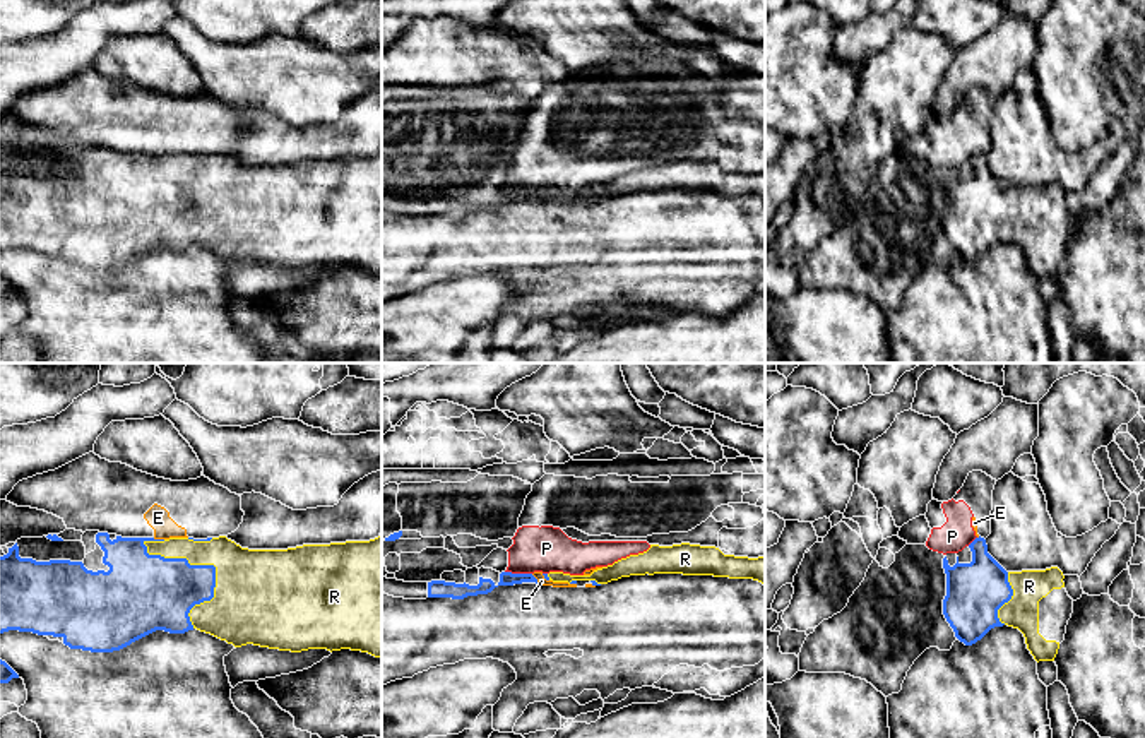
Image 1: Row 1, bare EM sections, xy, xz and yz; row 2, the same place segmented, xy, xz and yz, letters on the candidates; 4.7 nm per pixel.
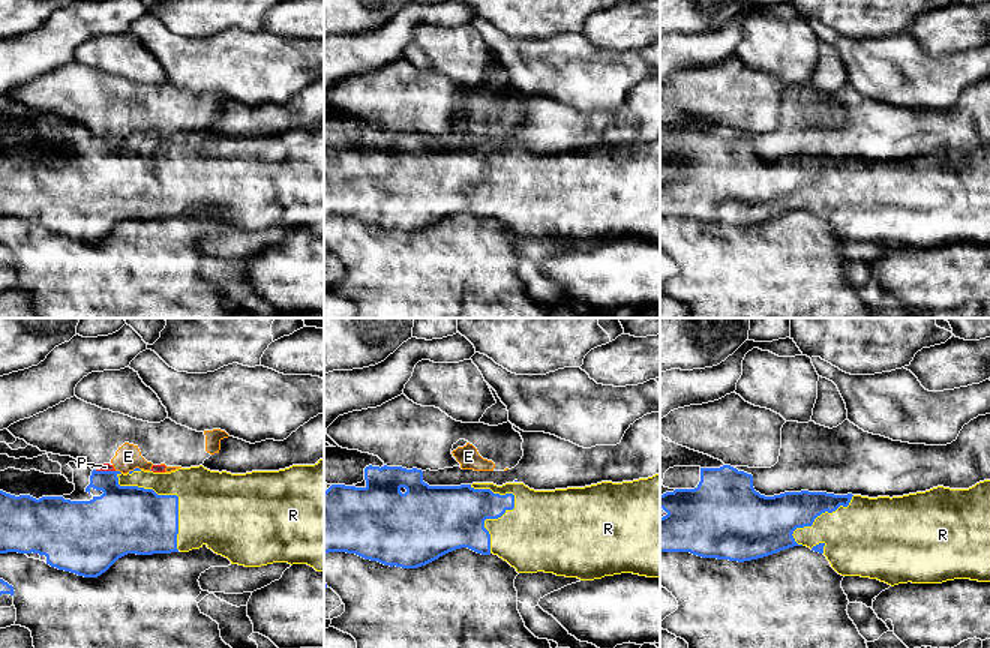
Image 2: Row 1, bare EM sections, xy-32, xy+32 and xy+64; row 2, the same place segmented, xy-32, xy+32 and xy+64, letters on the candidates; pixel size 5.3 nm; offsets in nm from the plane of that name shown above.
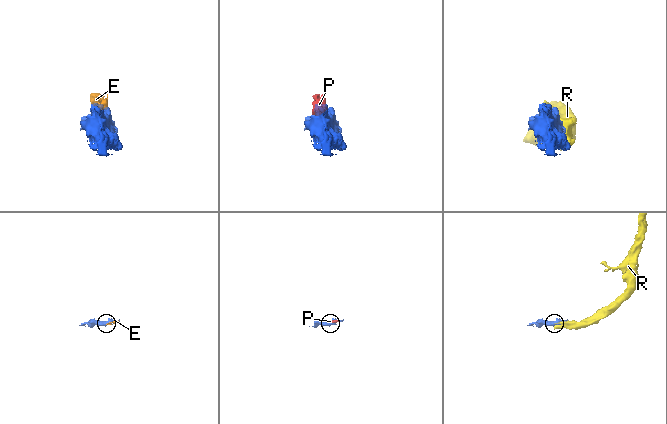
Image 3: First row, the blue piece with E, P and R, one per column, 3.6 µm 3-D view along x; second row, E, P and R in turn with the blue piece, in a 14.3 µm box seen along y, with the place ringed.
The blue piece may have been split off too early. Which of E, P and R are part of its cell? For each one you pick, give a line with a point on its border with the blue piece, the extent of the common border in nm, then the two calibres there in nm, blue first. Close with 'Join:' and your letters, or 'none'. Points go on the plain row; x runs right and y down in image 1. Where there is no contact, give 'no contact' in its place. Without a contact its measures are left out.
R: contact xy (209, 182); length 480 nm; calibres 320 and 380 nm
Join: R

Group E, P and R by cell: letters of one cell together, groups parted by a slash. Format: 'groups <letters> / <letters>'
groups E P / R

